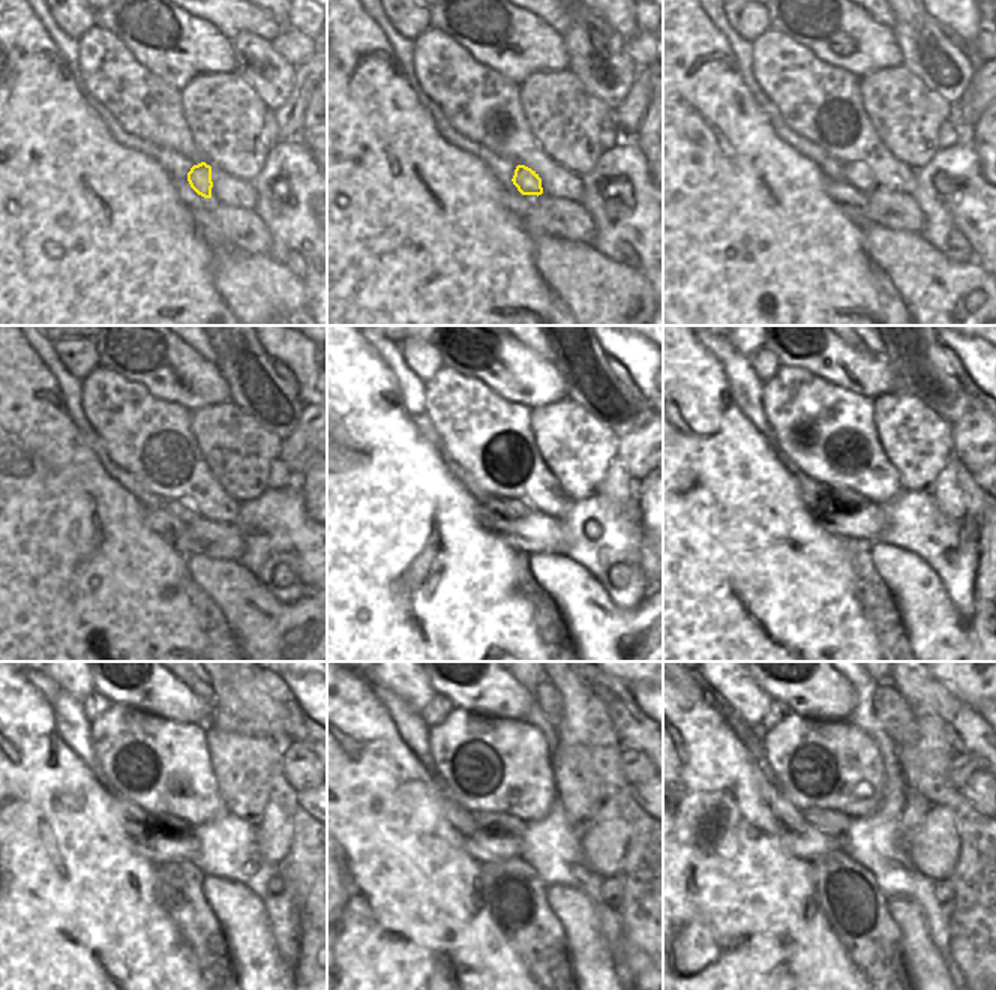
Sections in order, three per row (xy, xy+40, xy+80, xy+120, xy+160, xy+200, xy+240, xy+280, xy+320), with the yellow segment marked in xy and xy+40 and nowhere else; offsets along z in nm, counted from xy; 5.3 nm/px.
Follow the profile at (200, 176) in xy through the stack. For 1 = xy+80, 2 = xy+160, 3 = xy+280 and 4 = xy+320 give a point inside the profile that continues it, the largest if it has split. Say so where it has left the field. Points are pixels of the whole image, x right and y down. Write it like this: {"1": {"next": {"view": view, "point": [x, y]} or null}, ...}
{"1": {"next": {"view": "xy+80", "point": [857, 174]}}, "2": {"next": {"view": "xy+160", "point": [512, 509]}}, "3": {"next": {"view": "xy+280", "point": [494, 822]}}, "4": {"next": {"view": "xy+320", "point": [831, 822]}}}

